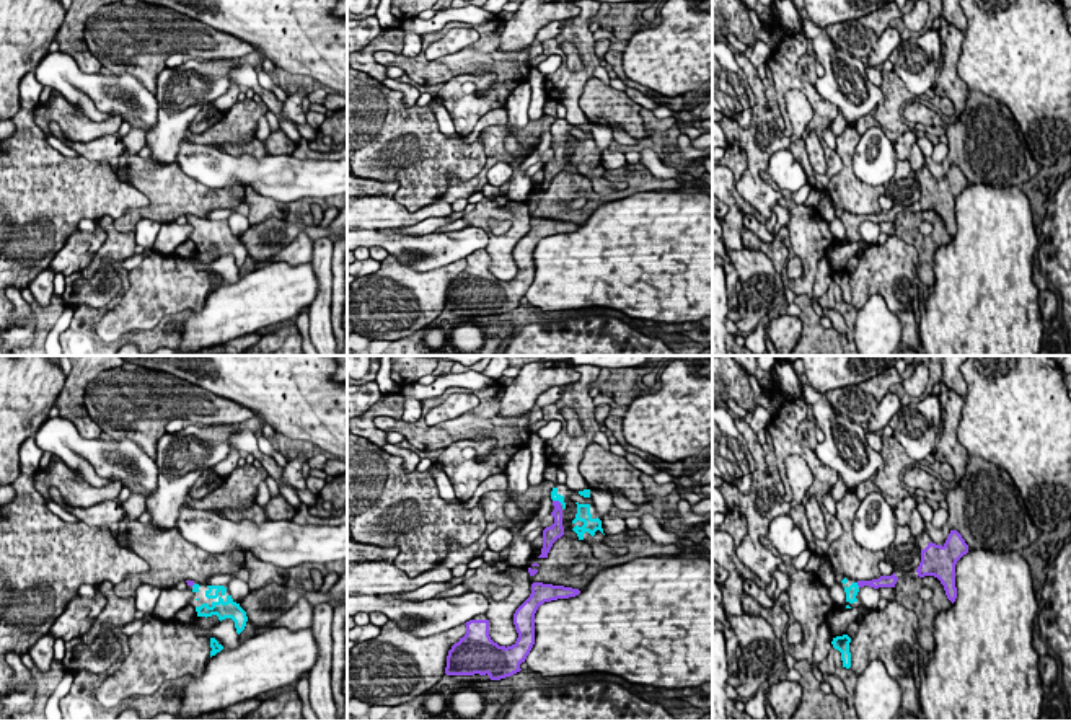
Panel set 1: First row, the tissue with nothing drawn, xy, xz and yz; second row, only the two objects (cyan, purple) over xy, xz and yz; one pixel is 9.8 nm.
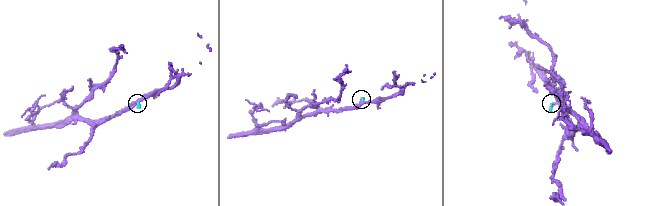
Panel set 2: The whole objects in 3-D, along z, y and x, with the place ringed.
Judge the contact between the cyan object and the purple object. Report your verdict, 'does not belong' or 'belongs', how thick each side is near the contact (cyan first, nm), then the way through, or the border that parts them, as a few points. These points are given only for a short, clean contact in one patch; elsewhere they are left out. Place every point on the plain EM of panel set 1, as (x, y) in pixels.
belongs; calibres 120 and 100 nm; way yz (851, 225), (856, 219), (876, 217)

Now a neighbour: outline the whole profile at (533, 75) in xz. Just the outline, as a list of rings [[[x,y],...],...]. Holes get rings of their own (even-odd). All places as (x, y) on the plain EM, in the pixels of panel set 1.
[[[536,67],[525,69],[525,77],[531,86],[528,117],[530,121],[538,121],[541,116],[544,116],[543,106],[546,101],[546,93],[544,93],[546,77]]]

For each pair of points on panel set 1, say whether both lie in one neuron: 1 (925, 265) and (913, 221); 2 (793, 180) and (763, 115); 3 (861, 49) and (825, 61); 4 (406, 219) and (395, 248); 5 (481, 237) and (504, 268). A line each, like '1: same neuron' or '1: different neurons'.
1: same neuron
2: different neurons
3: different neurons
4: different neurons
5: different neurons

